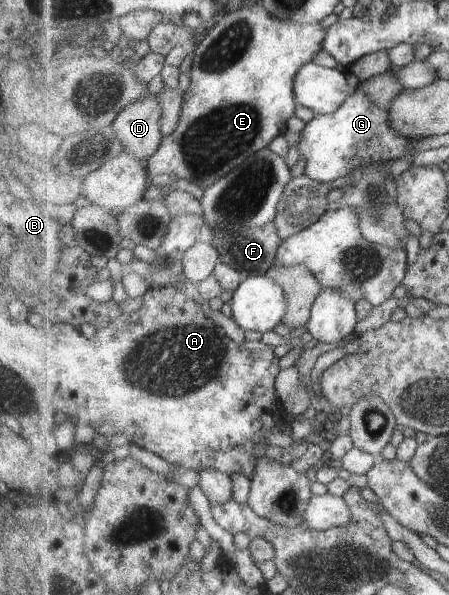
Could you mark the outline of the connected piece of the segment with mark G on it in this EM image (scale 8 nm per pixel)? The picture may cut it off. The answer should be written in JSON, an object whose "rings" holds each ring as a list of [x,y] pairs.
{"rings":[[[355,92],[335,114],[314,114],[300,132],[297,144],[305,160],[304,173],[327,187],[337,178],[349,176],[359,162],[384,162],[403,158],[413,140],[407,140],[394,126],[387,109],[377,106],[365,92]]]}

